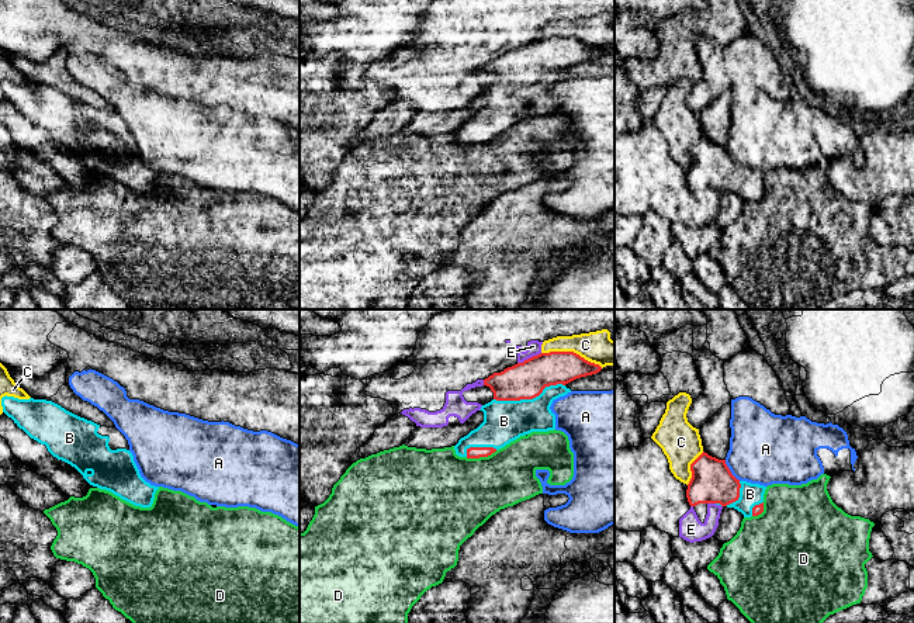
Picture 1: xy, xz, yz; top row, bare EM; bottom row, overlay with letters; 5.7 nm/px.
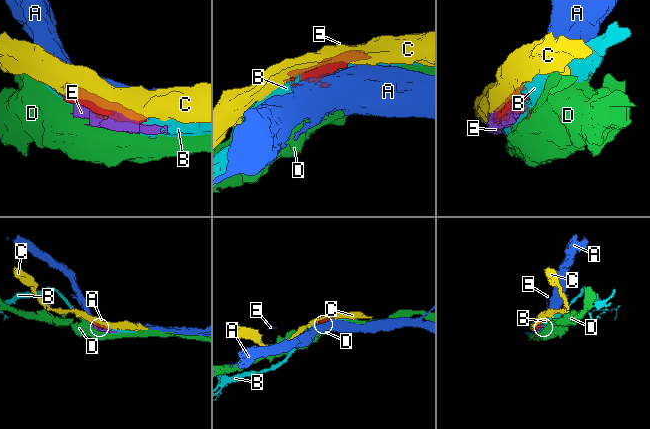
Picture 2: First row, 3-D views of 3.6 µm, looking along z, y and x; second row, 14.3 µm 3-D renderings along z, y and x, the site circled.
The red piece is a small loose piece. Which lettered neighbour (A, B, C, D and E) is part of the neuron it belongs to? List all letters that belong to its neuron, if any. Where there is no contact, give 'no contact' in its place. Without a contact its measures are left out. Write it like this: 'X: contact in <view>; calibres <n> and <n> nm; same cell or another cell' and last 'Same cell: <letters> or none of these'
A: contact in yz; calibres 240 and 400 nm; another cell
B: contact in xz; calibres 220 and 240 nm; same cell
C: contact in xz; calibres 190 and 180 nm; another cell
D: contact in xz; calibres 60 and 420 nm; another cell
E: contact in xz; calibres 220 and 80 nm; another cell
Same cell: B

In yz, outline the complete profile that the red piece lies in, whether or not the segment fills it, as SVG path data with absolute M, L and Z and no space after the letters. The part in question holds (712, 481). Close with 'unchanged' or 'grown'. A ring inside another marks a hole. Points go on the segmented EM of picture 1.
M703 451L690 464L690 471L692 478L686 489L690 506L716 503L734 508L744 518L758 516L764 512L766 487L737 480L726 460L719 460Z; grown

